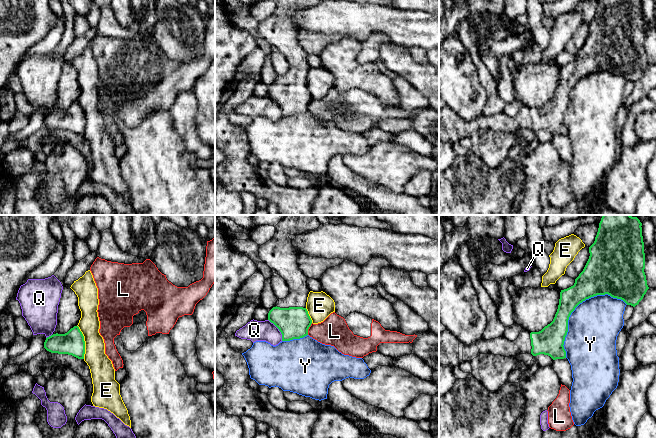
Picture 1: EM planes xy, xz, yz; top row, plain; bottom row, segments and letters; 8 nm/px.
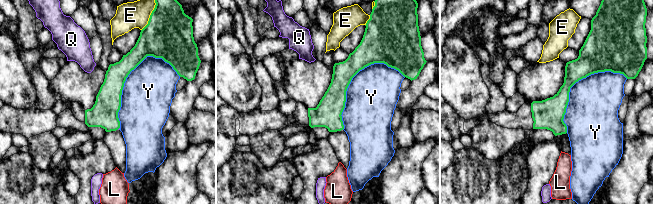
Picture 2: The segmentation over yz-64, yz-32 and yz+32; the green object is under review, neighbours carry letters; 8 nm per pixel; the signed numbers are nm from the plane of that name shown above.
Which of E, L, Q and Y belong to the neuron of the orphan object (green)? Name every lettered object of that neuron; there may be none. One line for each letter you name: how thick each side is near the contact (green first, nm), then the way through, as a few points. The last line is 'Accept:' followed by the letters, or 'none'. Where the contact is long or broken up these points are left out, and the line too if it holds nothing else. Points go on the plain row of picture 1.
Accept: none

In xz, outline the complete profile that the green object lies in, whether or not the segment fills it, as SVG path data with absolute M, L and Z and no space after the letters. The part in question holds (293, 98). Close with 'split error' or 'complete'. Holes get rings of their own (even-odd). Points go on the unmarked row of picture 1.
M277 0L275 10L271 16L261 21L259 33L273 47L280 51L289 63L289 70L284 75L278 75L276 82L268 89L268 96L273 99L282 110L282 117L300 115L308 111L312 96L306 85L307 73L310 68L307 53L301 48L297 40L297 28L292 21L290 11L300 11L317 5L321 0Z; split error

